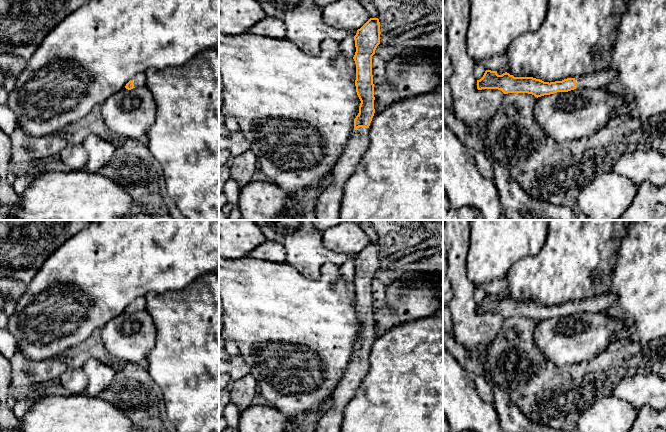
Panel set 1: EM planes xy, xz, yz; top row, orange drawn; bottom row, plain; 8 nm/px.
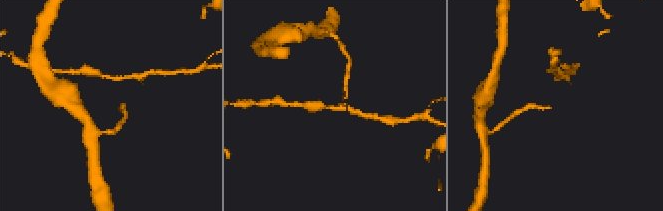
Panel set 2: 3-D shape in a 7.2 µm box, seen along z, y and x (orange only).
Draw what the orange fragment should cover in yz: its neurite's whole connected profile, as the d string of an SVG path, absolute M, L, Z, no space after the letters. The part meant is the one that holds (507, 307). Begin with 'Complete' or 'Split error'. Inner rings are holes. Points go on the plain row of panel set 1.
Split error. M486 294L483 301L477 304L477 313L498 313L504 318L528 317L538 322L557 316L568 316L576 312L603 312L616 299L617 297L614 294L605 294L587 300L567 302L549 307L533 301L514 301L507 296L498 299L497 295Z

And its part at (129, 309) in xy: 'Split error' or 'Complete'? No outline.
Split error

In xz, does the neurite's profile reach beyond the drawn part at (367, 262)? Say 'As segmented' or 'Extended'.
Extended

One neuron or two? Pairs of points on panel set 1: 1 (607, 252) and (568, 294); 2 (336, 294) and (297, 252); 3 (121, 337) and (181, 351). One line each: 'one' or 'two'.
1: one
2: two
3: two

